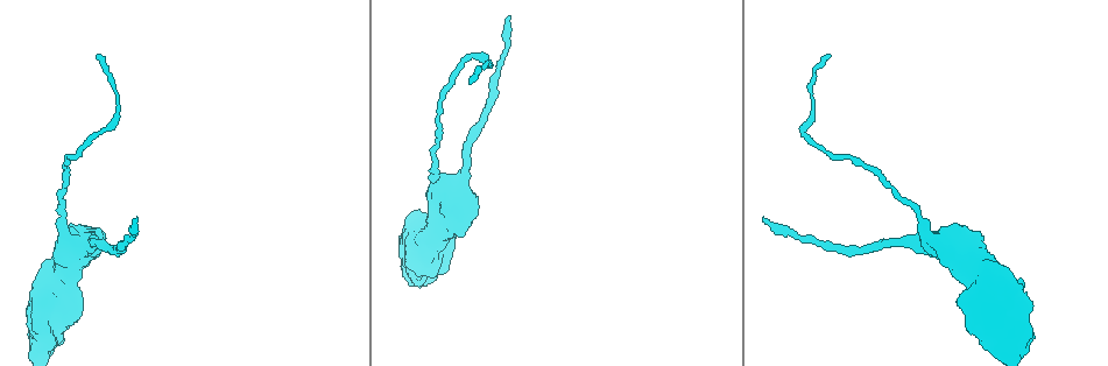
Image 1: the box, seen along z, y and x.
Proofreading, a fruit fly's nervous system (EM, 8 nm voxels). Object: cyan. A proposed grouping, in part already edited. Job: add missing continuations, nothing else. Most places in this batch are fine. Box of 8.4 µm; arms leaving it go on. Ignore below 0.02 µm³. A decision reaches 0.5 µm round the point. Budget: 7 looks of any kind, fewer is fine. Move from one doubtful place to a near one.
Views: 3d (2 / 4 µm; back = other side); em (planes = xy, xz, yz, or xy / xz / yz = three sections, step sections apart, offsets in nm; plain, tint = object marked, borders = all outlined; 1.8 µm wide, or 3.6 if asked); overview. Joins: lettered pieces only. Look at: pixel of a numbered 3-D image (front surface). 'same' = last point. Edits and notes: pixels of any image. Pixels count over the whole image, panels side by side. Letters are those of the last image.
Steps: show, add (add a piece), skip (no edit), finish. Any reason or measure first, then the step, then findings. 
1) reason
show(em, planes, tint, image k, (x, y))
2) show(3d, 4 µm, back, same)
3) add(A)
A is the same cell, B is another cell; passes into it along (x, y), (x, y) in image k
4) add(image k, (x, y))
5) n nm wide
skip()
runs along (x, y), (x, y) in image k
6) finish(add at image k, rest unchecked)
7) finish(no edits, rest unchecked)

long arm stops here
show(em, planes, borders, image 1, (469, 82))

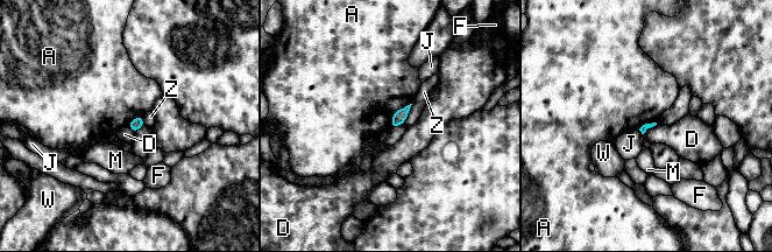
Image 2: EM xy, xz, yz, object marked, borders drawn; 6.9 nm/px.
skip()
A, D, F, J, M, W and Z are other cells; border along (411, 103), (392, 114), (390, 126) in image 2; none of them fits

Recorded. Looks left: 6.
an open end
show(3d, 4 µm, image 1, (762, 221))

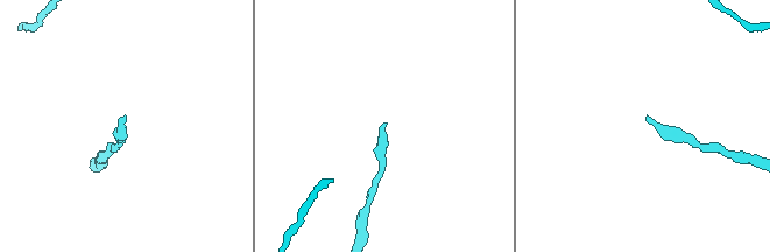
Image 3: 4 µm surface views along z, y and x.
now the EM
show(em, planes, tint, image 3, (645, 118))

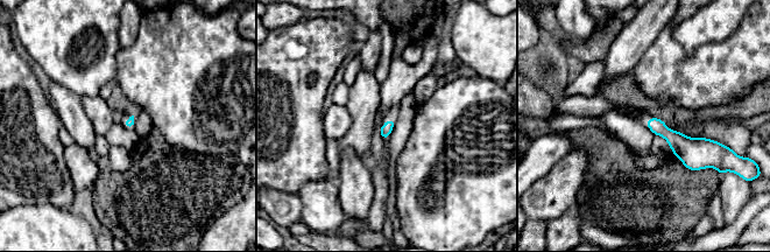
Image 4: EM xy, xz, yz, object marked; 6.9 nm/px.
see the neighbours
show(em, planes, borders, same)

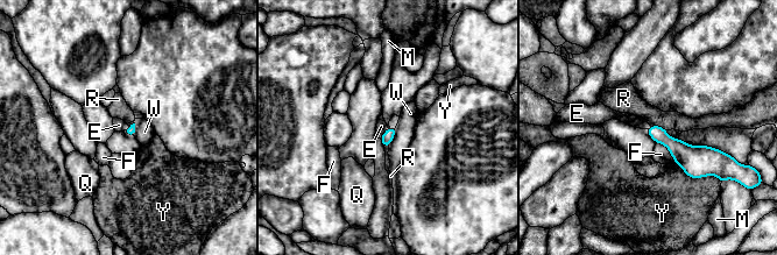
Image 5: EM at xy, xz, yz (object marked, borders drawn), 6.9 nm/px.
Y touches over 320 nm
skip()
E, F, M, Q, R, W and Y are other cells; none of them fits

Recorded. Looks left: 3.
thick turns thin
show(em, xz, step 4, borders, image 1, (1008, 349))

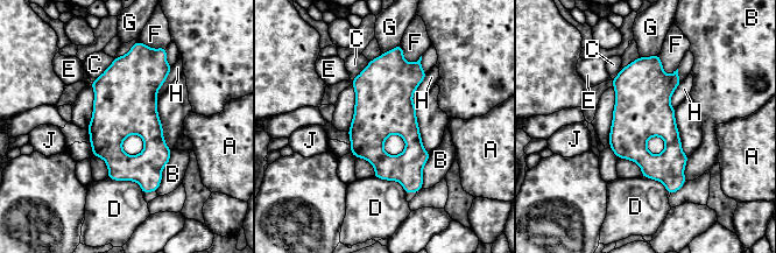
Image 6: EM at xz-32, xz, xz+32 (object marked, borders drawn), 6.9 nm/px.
skip()
A, B, C, D, E, F, G, H and J are other cells; no lettered piece goes on from it

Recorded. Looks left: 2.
finish(no edits, rest unchecked)

